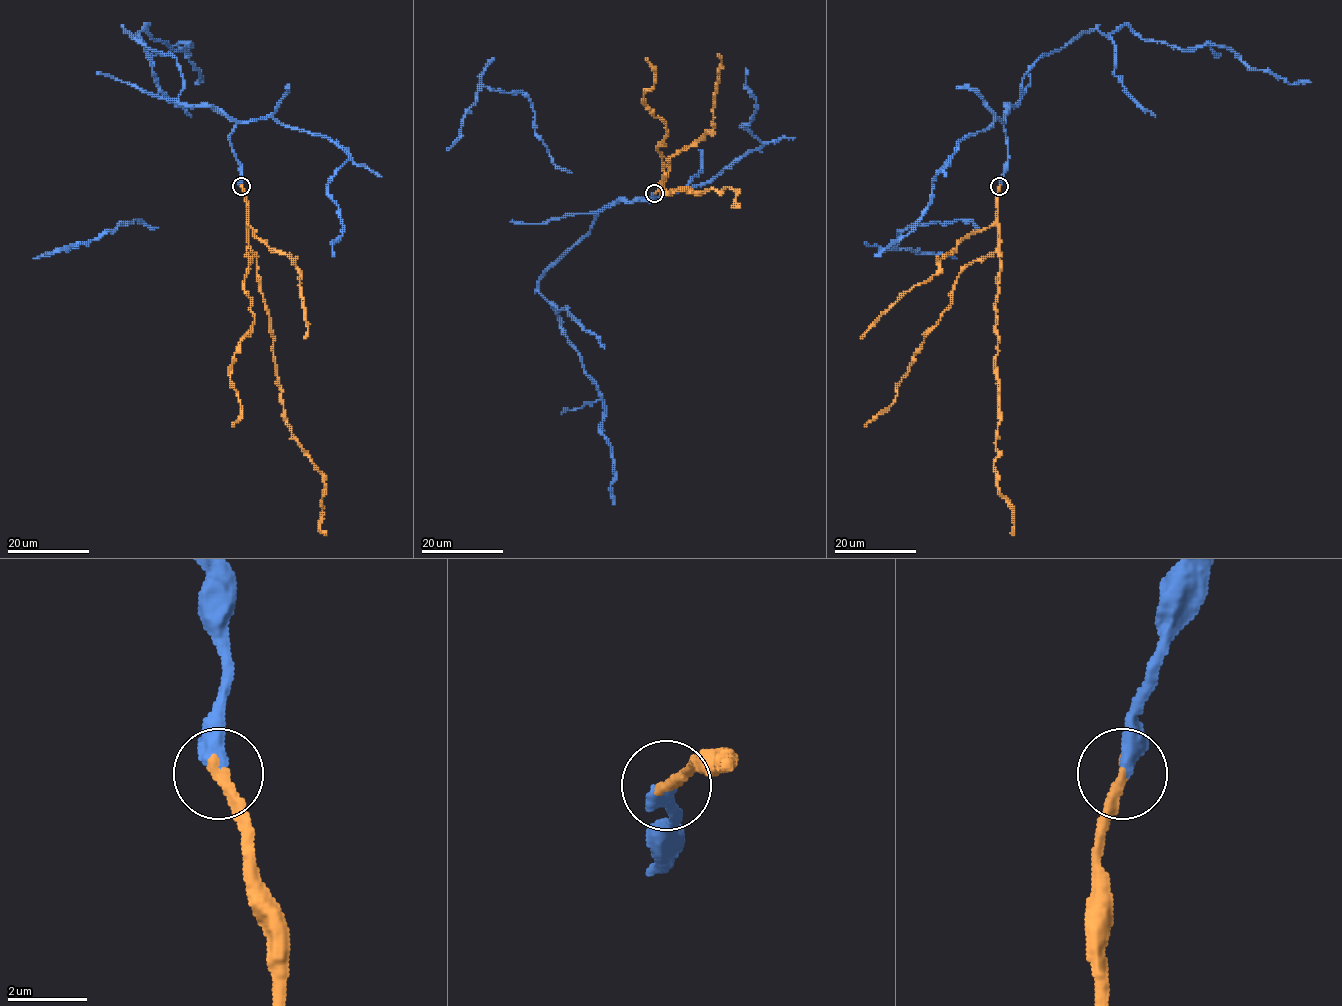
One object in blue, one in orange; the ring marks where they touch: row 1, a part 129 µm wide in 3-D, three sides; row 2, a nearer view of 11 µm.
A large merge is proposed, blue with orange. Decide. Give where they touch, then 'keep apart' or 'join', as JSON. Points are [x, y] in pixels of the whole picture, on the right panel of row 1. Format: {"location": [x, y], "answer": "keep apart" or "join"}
{"location": [999, 186], "answer": "join"}

